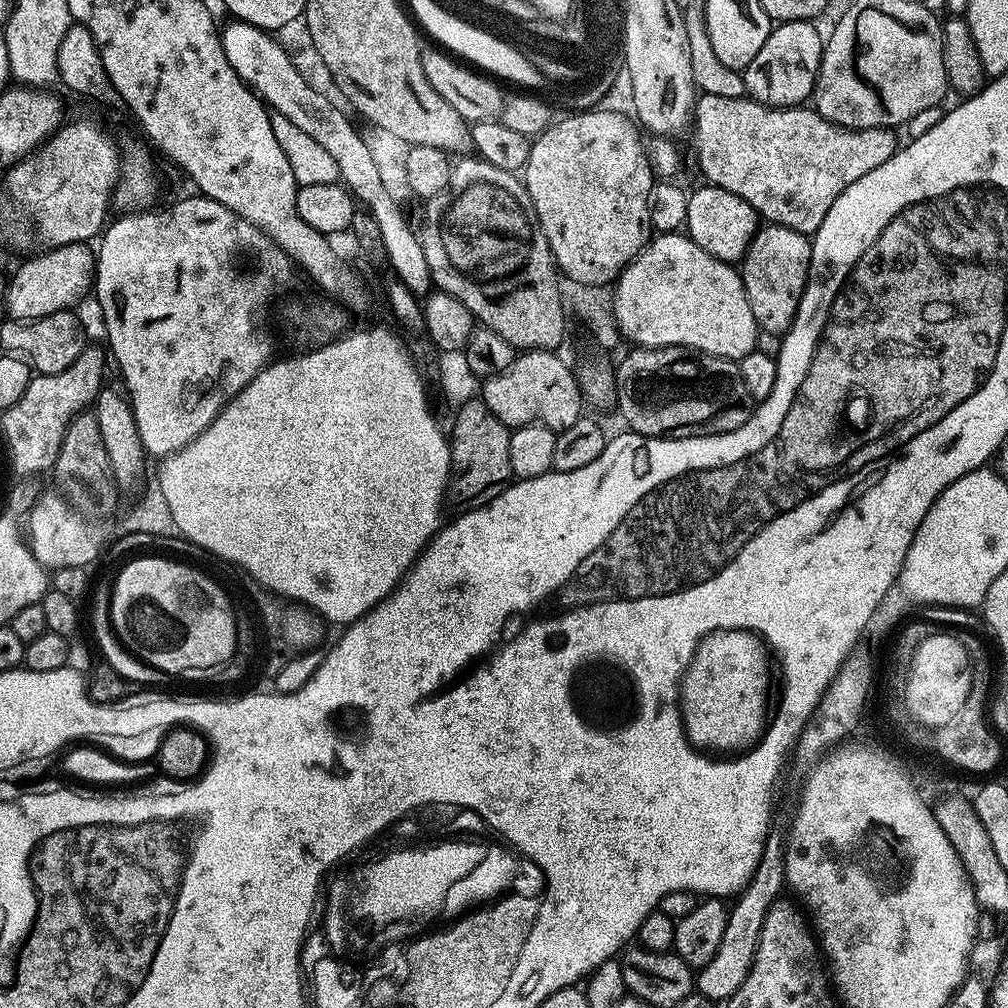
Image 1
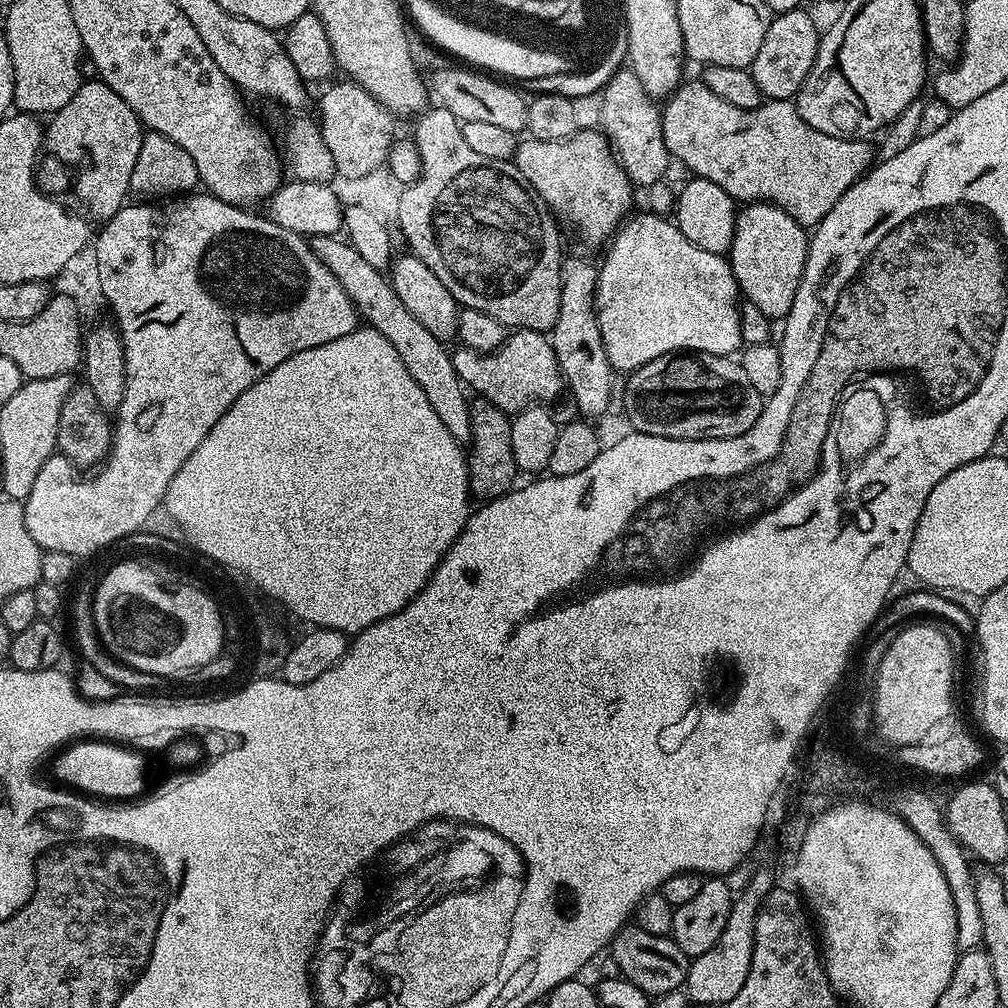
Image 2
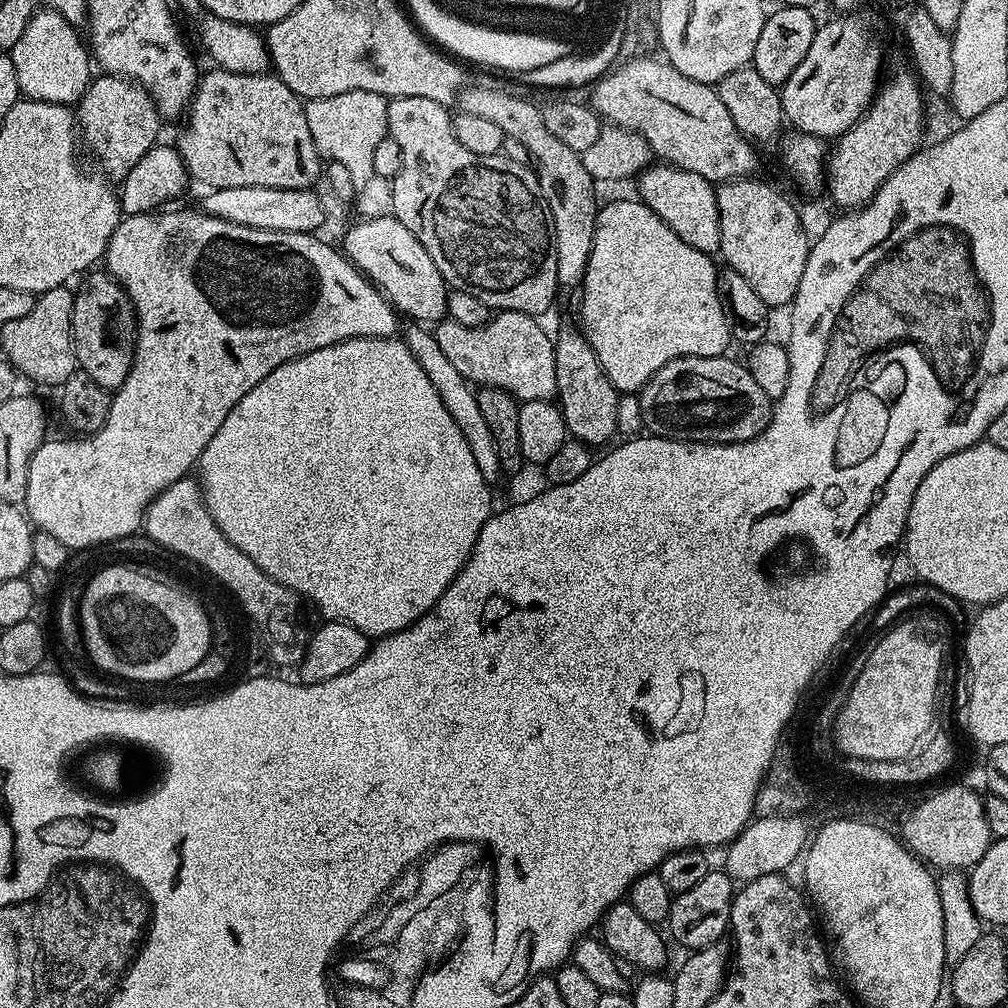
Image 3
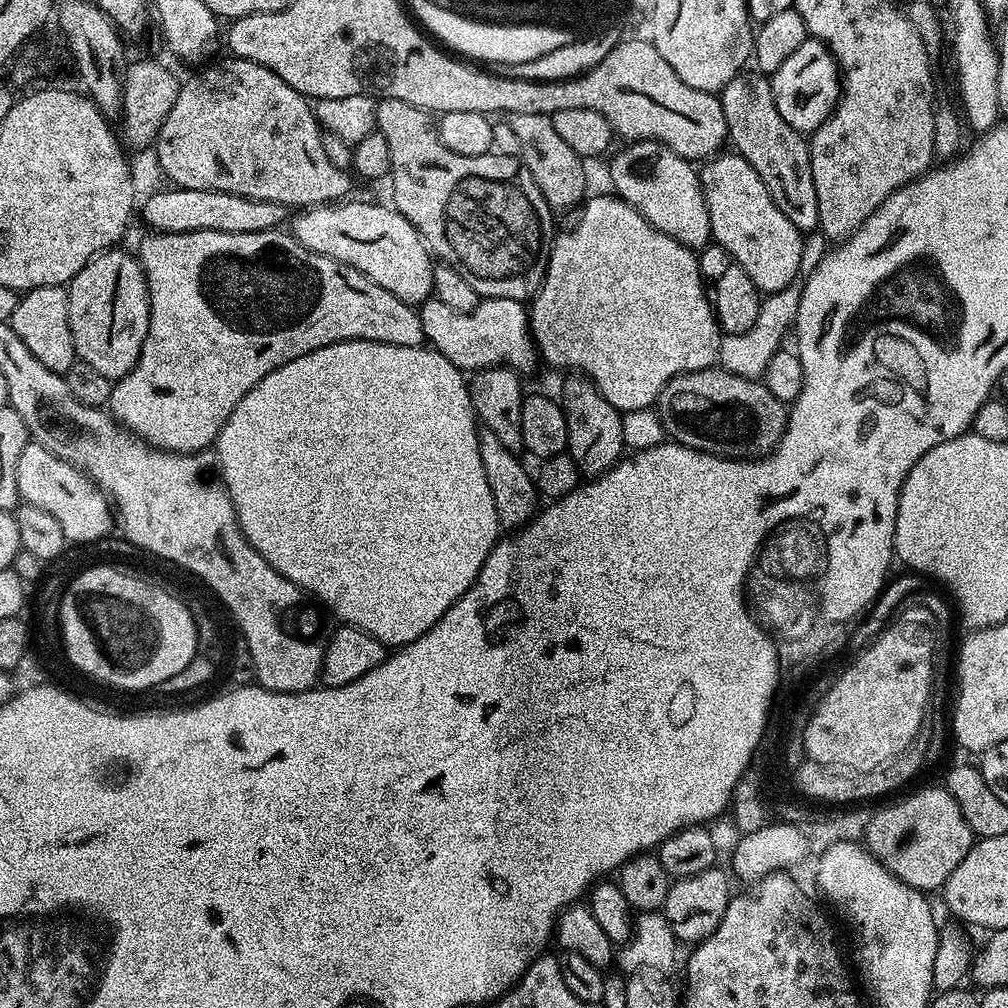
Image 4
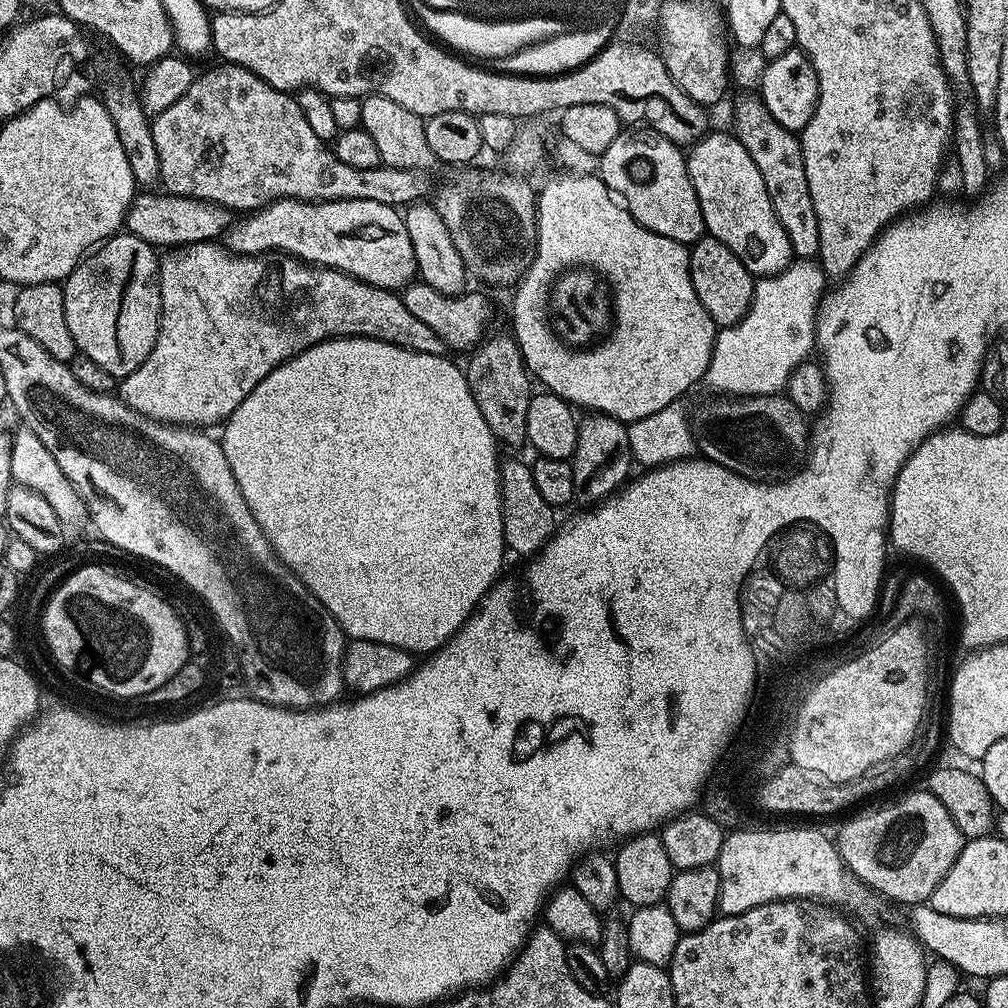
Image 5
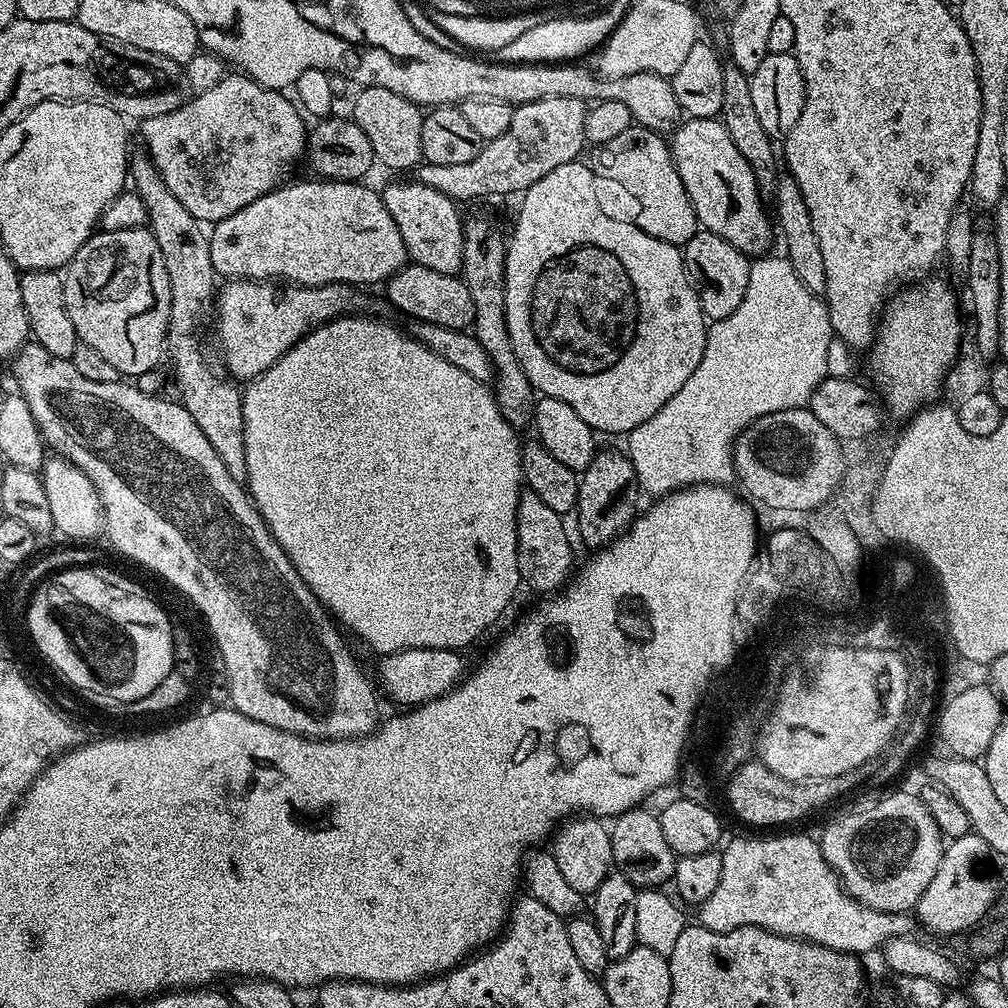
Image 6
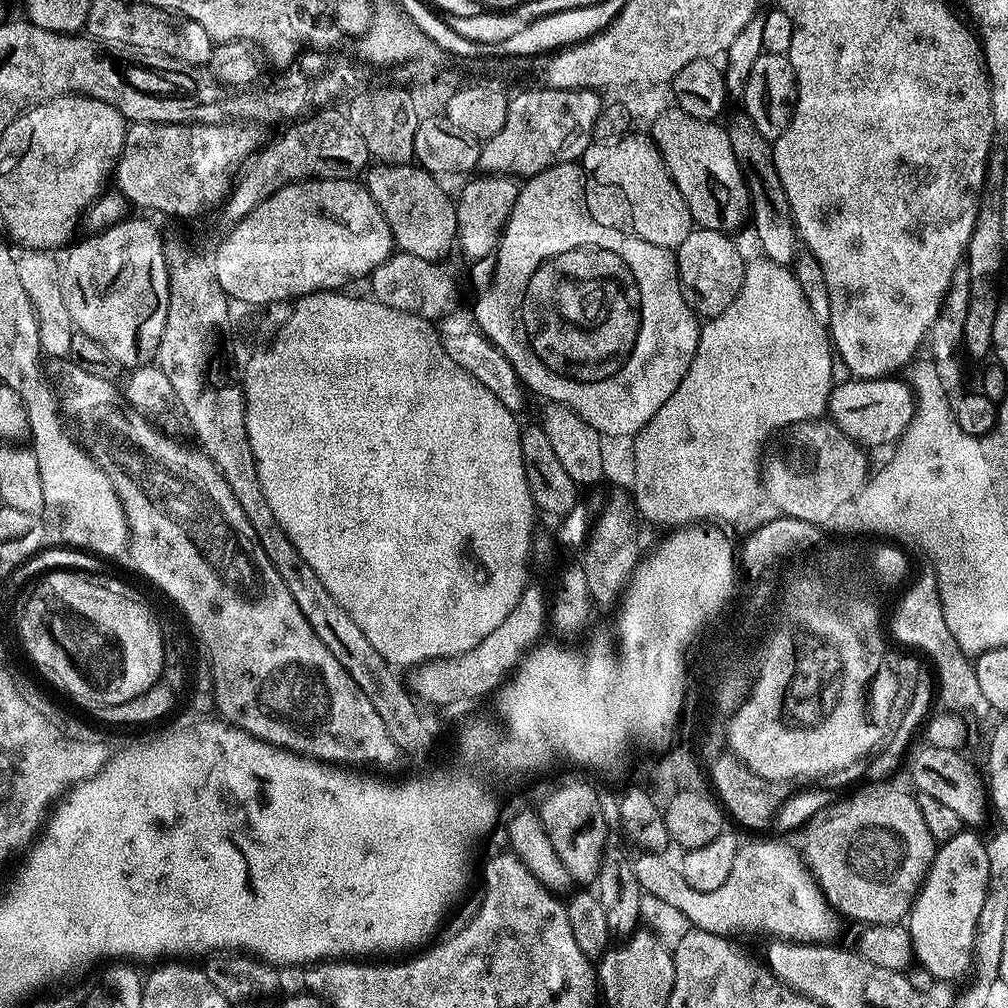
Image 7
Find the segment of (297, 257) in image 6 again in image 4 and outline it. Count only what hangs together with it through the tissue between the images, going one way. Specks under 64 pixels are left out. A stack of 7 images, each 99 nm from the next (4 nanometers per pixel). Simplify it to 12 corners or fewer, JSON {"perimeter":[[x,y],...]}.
{"perimeter":[[395,207],[301,211],[296,241],[419,306],[433,257]]}

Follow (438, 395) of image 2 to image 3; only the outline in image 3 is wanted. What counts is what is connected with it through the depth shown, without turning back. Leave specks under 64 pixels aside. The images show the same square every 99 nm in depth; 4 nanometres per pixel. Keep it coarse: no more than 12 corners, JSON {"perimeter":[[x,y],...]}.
{"perimeter":[[412,324],[405,344],[469,443],[484,480],[503,468],[476,392]]}

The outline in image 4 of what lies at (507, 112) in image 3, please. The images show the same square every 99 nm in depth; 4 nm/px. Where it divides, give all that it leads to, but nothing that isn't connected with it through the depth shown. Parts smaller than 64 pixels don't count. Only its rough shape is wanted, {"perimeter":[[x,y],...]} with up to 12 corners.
{"perimeter":[[551,117],[508,123],[548,207],[585,197],[582,158]]}

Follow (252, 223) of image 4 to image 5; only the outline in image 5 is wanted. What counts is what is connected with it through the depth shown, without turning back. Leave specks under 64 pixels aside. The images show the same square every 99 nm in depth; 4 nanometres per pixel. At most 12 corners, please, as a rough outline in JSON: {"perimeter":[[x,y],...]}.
{"perimeter":[[144,190],[127,235],[157,249],[219,241],[233,223],[221,204]]}

